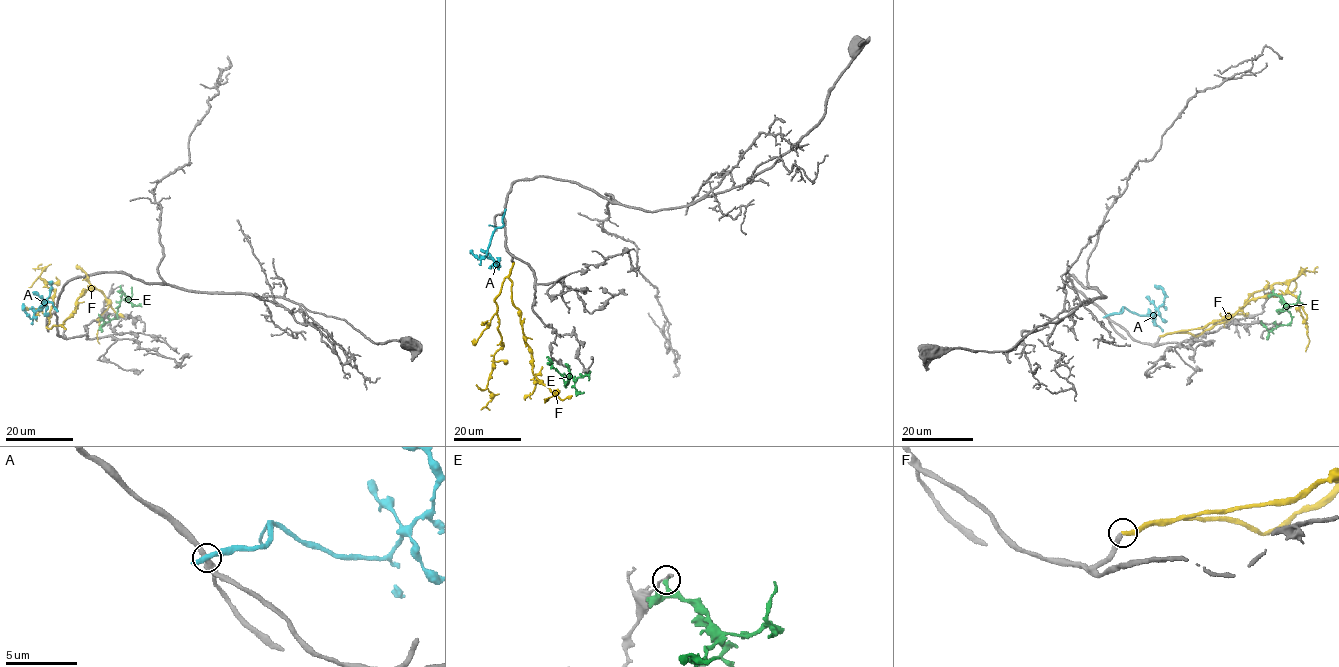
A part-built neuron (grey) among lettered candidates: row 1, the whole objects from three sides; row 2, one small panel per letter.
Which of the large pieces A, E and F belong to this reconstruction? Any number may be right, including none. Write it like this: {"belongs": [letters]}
{"belongs": ["F"]}

